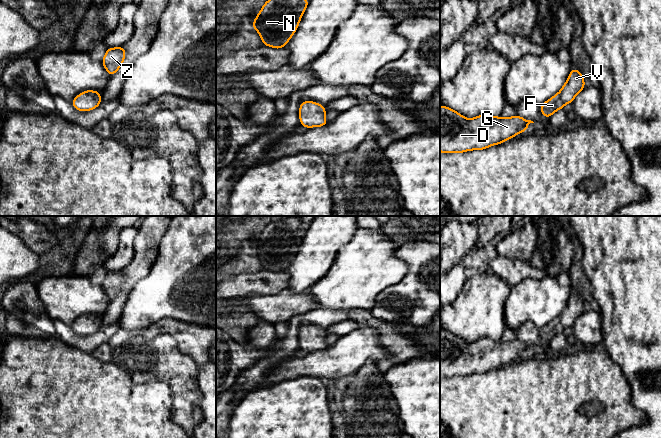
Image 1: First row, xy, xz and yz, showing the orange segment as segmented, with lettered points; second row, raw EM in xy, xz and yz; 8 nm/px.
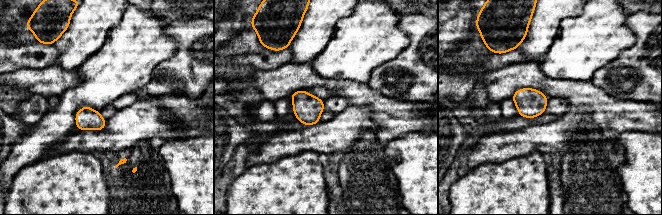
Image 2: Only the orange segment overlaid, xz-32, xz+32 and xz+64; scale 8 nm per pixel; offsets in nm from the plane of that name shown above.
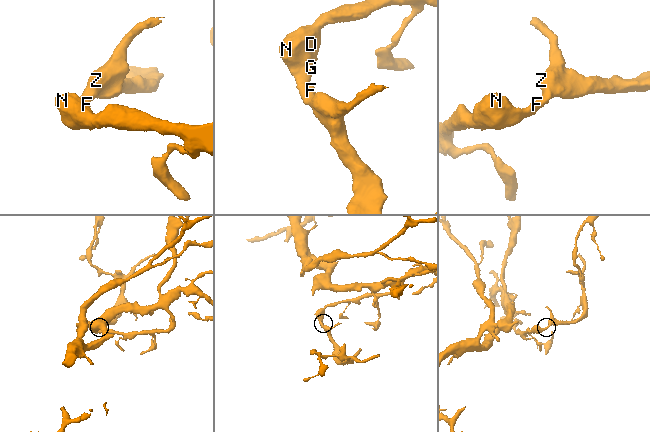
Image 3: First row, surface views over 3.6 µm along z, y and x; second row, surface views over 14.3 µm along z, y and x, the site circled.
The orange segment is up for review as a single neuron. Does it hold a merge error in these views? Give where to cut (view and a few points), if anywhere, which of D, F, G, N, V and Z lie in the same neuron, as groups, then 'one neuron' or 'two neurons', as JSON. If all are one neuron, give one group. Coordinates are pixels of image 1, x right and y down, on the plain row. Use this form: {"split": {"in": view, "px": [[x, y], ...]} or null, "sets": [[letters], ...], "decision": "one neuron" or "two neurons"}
{"split": null, "sets": [["D", "F", "G", "N", "V", "Z"]], "decision": "one neuron"}

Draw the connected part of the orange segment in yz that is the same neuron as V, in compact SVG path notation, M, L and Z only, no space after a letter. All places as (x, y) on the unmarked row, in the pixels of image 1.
M573 291L560 316L539 329L542 339L549 343L554 336L563 333L565 328L572 327L576 319L585 311L582 297Z

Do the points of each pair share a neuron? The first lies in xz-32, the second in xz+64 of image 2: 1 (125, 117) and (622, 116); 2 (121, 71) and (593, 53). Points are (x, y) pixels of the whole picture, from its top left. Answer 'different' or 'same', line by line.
1: different
2: same

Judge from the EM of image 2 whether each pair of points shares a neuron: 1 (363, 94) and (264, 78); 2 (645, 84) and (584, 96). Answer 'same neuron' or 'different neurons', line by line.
1: same neuron
2: different neurons

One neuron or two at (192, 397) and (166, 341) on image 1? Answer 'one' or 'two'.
one

